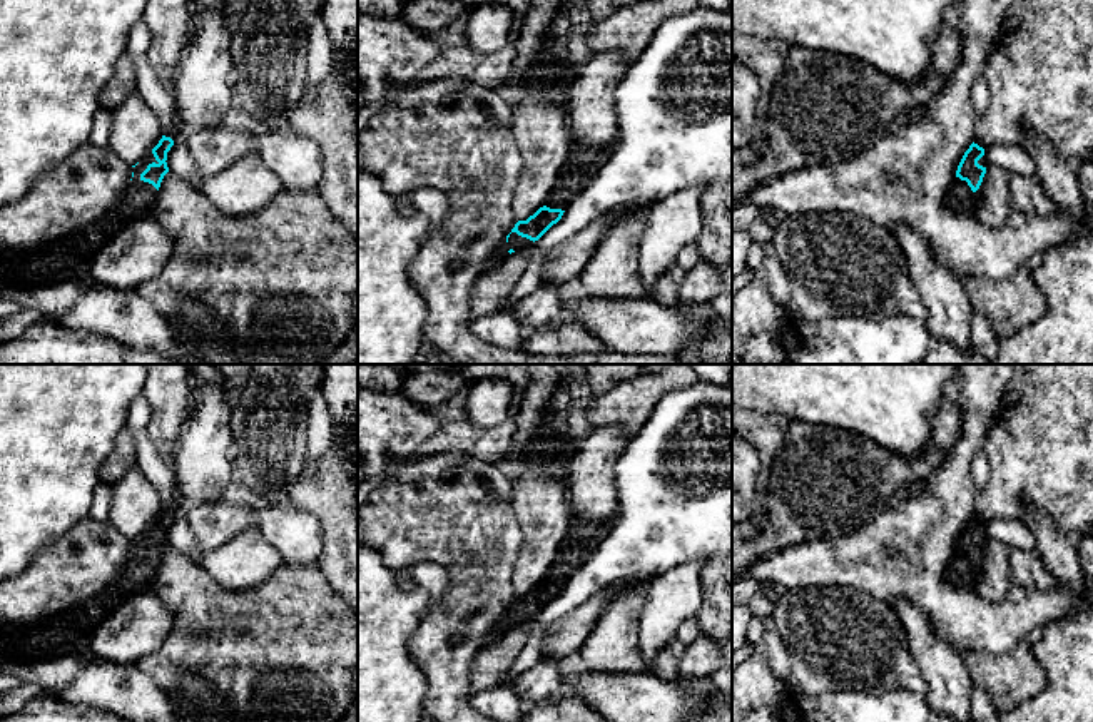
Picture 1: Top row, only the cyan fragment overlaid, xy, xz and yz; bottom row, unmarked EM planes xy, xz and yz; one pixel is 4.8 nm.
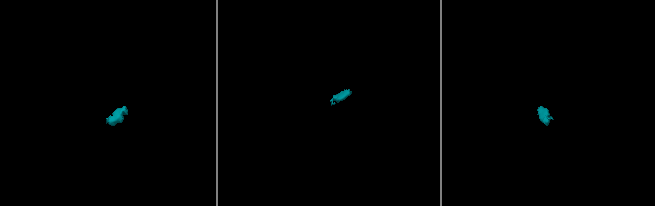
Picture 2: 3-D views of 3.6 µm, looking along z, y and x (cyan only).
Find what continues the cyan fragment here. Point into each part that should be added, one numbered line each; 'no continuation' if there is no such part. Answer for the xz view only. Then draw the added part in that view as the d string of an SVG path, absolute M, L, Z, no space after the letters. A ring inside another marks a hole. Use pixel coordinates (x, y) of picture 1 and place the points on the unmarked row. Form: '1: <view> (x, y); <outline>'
1: xz (584, 537); M572 515L568 533L545 580L565 585L583 567L610 531L613 516L585 520Z
2: xz (517, 617); M511 607L510 612L508 612L508 617L505 620L505 625L510 625L510 623L521 625L528 620L533 620L533 615L521 612L516 607Z

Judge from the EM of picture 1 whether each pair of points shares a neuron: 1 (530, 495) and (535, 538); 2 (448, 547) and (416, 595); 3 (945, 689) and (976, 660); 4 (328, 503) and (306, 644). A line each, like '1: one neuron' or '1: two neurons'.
1: one neuron
2: two neurons
3: two neurons
4: two neurons

